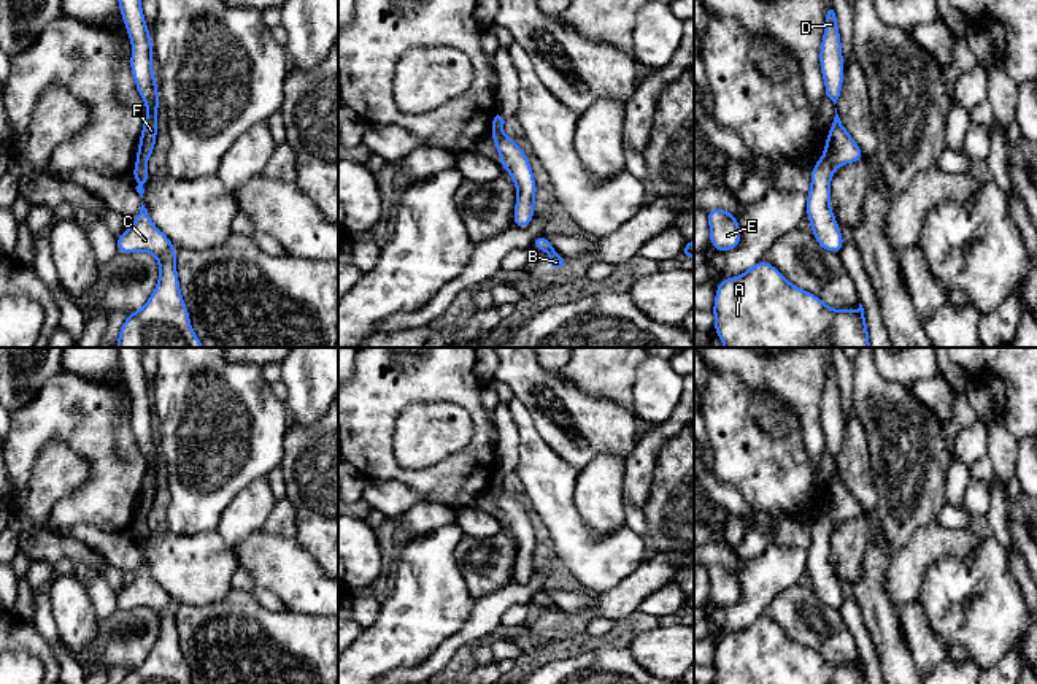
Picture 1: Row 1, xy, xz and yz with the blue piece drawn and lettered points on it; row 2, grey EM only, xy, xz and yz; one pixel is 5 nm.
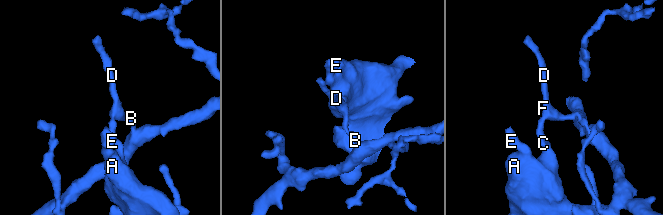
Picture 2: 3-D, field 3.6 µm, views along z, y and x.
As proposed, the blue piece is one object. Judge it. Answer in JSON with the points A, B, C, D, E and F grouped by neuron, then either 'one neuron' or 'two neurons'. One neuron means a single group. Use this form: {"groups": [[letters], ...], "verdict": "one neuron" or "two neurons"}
{"groups": [["A", "C", "E"], ["B", "D", "F"]], "verdict": "two neurons"}

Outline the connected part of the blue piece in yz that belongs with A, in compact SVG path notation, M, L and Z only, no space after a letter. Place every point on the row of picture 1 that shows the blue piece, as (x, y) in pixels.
M765 260L740 276L719 279L711 311L724 348L870 348L861 303L854 311L832 309L811 292L792 286Z

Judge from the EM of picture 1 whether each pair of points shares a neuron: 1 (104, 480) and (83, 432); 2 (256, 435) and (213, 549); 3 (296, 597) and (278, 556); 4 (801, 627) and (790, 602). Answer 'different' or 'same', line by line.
1: same
2: different
3: same
4: same

